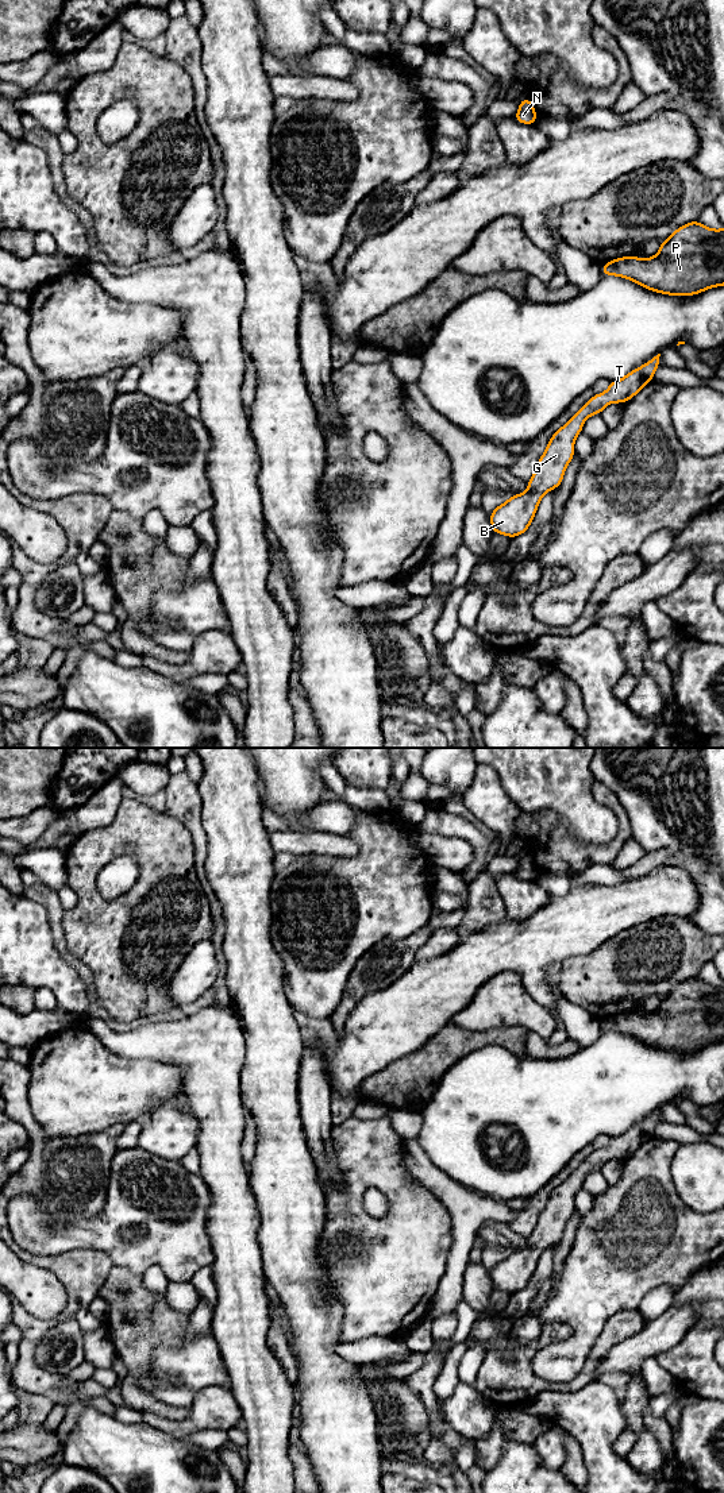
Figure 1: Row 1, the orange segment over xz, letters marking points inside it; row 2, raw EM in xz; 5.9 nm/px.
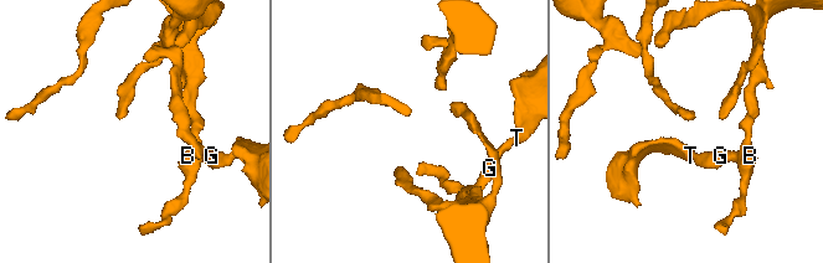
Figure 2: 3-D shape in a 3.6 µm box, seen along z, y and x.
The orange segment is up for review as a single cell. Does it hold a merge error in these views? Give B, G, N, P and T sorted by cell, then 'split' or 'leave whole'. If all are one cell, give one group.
B G N P T; leave whole

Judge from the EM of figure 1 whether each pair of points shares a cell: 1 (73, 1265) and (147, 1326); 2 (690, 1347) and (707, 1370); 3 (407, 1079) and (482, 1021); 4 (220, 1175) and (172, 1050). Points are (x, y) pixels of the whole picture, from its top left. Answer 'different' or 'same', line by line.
1: different
2: same
3: different
4: same

